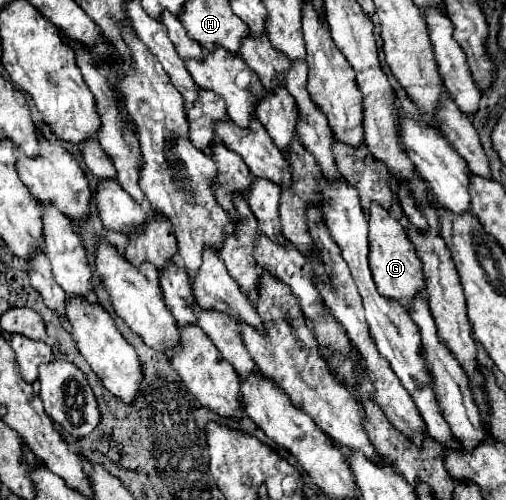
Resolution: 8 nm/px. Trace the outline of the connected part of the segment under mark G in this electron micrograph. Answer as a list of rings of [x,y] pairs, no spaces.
[[[377,203],[371,205],[371,215],[369,215],[369,247],[371,247],[369,267],[373,271],[377,291],[383,297],[397,301],[401,307],[405,307],[405,311],[411,311],[411,303],[413,303],[415,295],[425,293],[425,289],[427,289],[427,283],[423,277],[423,267],[421,267],[415,247],[409,241],[405,229],[401,227],[399,219]]]

